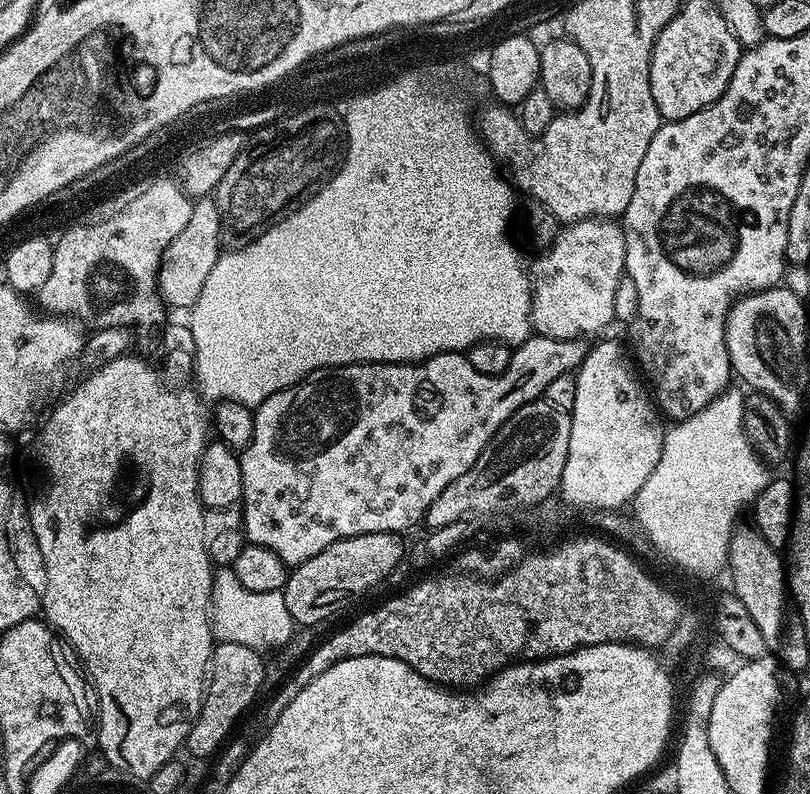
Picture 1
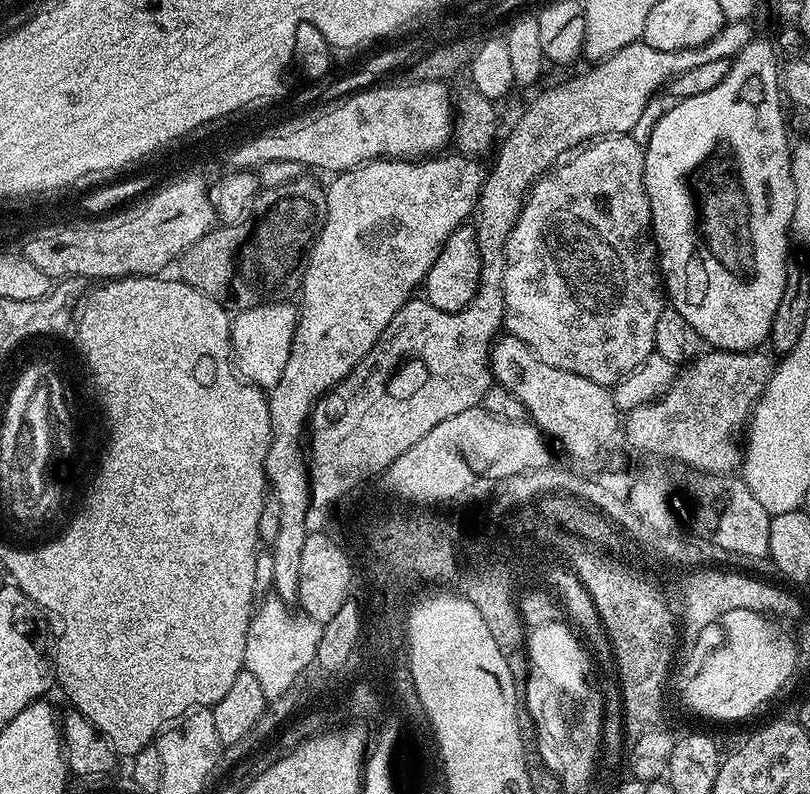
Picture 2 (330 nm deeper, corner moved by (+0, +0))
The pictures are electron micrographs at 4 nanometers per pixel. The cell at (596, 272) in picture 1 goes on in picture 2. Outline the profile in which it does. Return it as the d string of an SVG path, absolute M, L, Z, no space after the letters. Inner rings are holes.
M632 134L601 136L599 140L591 141L545 172L524 199L522 214L518 214L518 222L514 230L510 230L510 238L506 242L504 328L507 335L516 336L522 342L526 342L526 346L530 346L530 350L534 350L534 354L538 354L538 358L546 362L546 366L558 366L558 370L582 374L582 378L590 378L590 382L598 382L605 386L614 386L622 378L638 370L638 366L642 366L646 358L653 356L656 351L654 329L658 326L658 314L662 314L666 307L666 289L662 283L656 241L652 235L650 202L644 189L644 149L641 141L636 141L634 137Z

